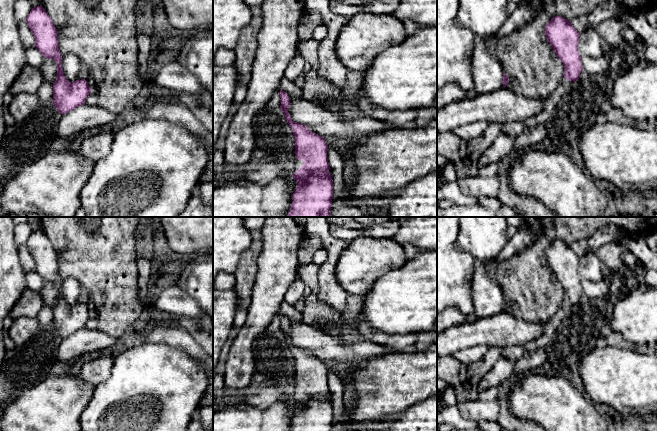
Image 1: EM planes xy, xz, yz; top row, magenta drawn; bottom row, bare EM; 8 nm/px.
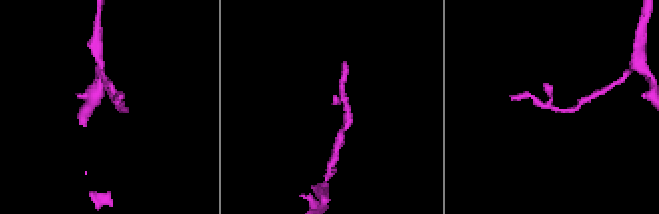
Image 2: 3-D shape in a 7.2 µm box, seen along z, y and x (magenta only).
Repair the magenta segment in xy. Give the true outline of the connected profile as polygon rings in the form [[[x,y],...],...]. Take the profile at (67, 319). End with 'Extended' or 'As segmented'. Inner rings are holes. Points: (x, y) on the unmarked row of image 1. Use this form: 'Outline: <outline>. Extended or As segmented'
Outline: [[[40,229],[31,233],[26,246],[35,261],[35,270],[40,277],[48,283],[57,286],[57,301],[53,308],[53,329],[63,339],[73,333],[85,328],[85,325],[92,313],[89,311],[85,303],[70,306],[64,299],[62,292],[62,279],[60,278],[58,268],[58,255],[46,234]]]. As segmented

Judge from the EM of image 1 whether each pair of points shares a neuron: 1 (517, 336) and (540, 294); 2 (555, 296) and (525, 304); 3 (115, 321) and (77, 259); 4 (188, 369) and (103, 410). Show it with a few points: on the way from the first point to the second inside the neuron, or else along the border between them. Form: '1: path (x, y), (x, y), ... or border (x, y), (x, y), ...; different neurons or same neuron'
1: border (505, 311), (527, 321), (542, 321), (544, 323); different neurons
2: path (548, 296), (532, 297); same neuron
3: path (111, 306), (101, 292), (83, 274); same neuron
4: path (167, 384), (139, 410), (124, 410); same neuron

